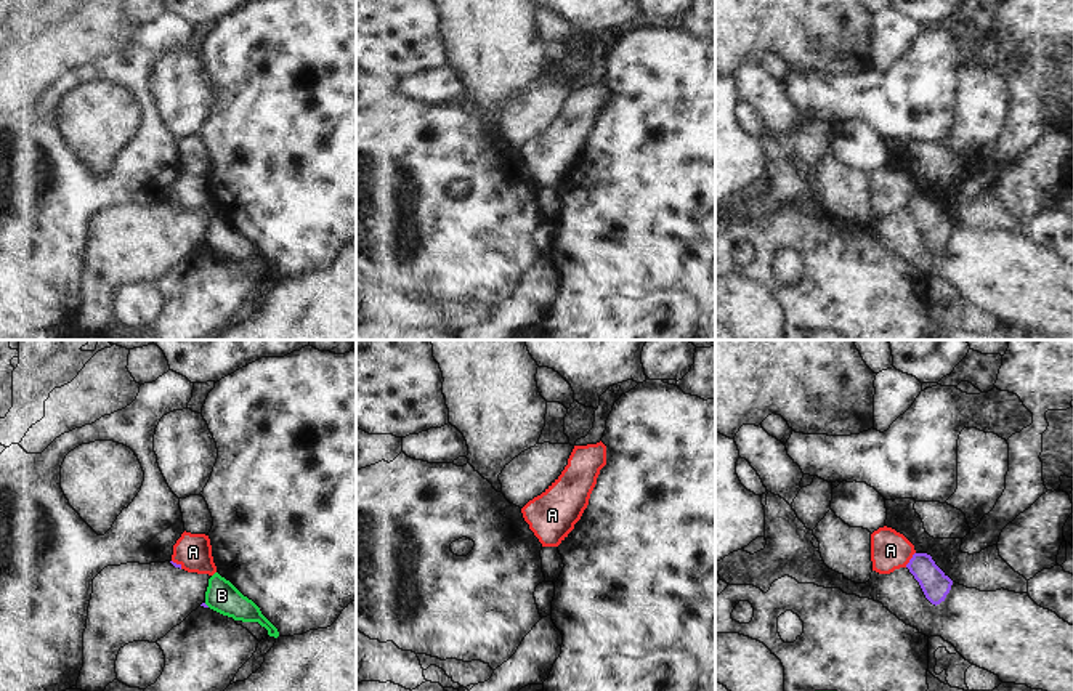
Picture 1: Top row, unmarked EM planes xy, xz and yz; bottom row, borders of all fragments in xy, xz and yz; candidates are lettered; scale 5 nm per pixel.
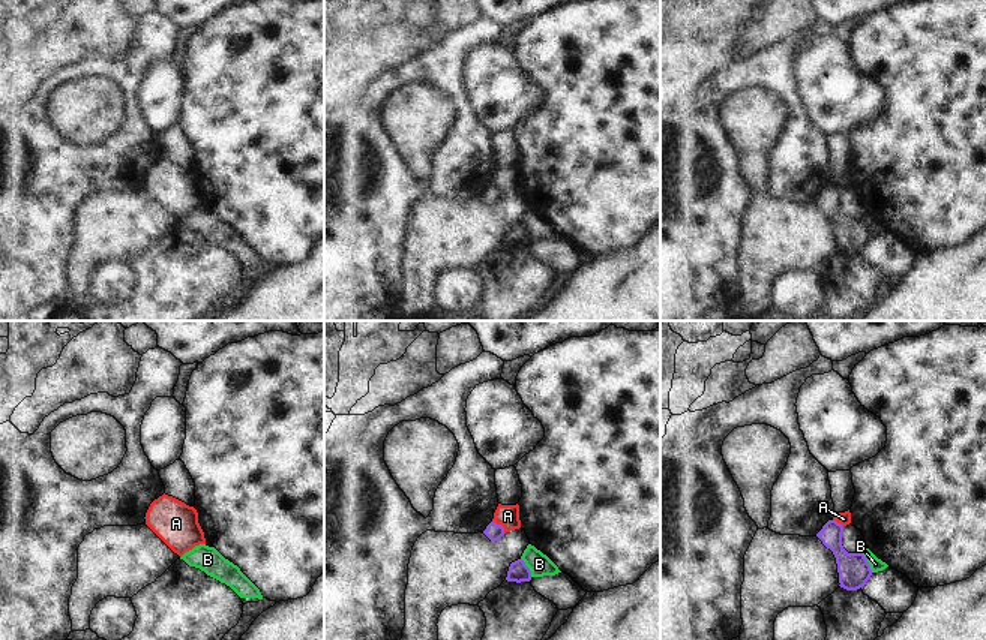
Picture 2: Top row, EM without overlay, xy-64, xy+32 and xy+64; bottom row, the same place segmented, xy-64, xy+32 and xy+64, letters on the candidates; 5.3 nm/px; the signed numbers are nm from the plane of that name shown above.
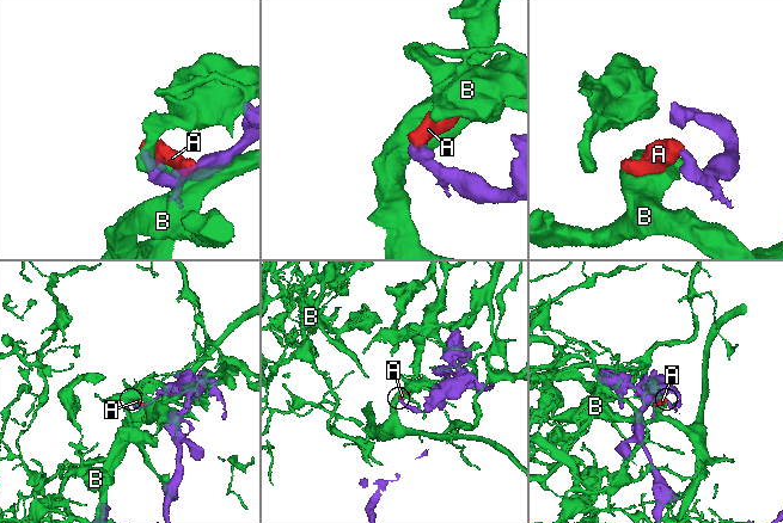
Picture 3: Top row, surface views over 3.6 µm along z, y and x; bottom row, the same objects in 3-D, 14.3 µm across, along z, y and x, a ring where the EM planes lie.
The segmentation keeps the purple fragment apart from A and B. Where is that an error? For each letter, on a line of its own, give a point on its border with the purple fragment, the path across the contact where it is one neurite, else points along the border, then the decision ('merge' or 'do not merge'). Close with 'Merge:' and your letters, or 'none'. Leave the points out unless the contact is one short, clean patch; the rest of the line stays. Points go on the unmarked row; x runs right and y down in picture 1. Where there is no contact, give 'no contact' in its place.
A: meets purple in yz at (910, 201); border along yz (915, 193), (905, 207); do not merge
B: meets purple in xy at (206, 246); do not merge
Merge: none

